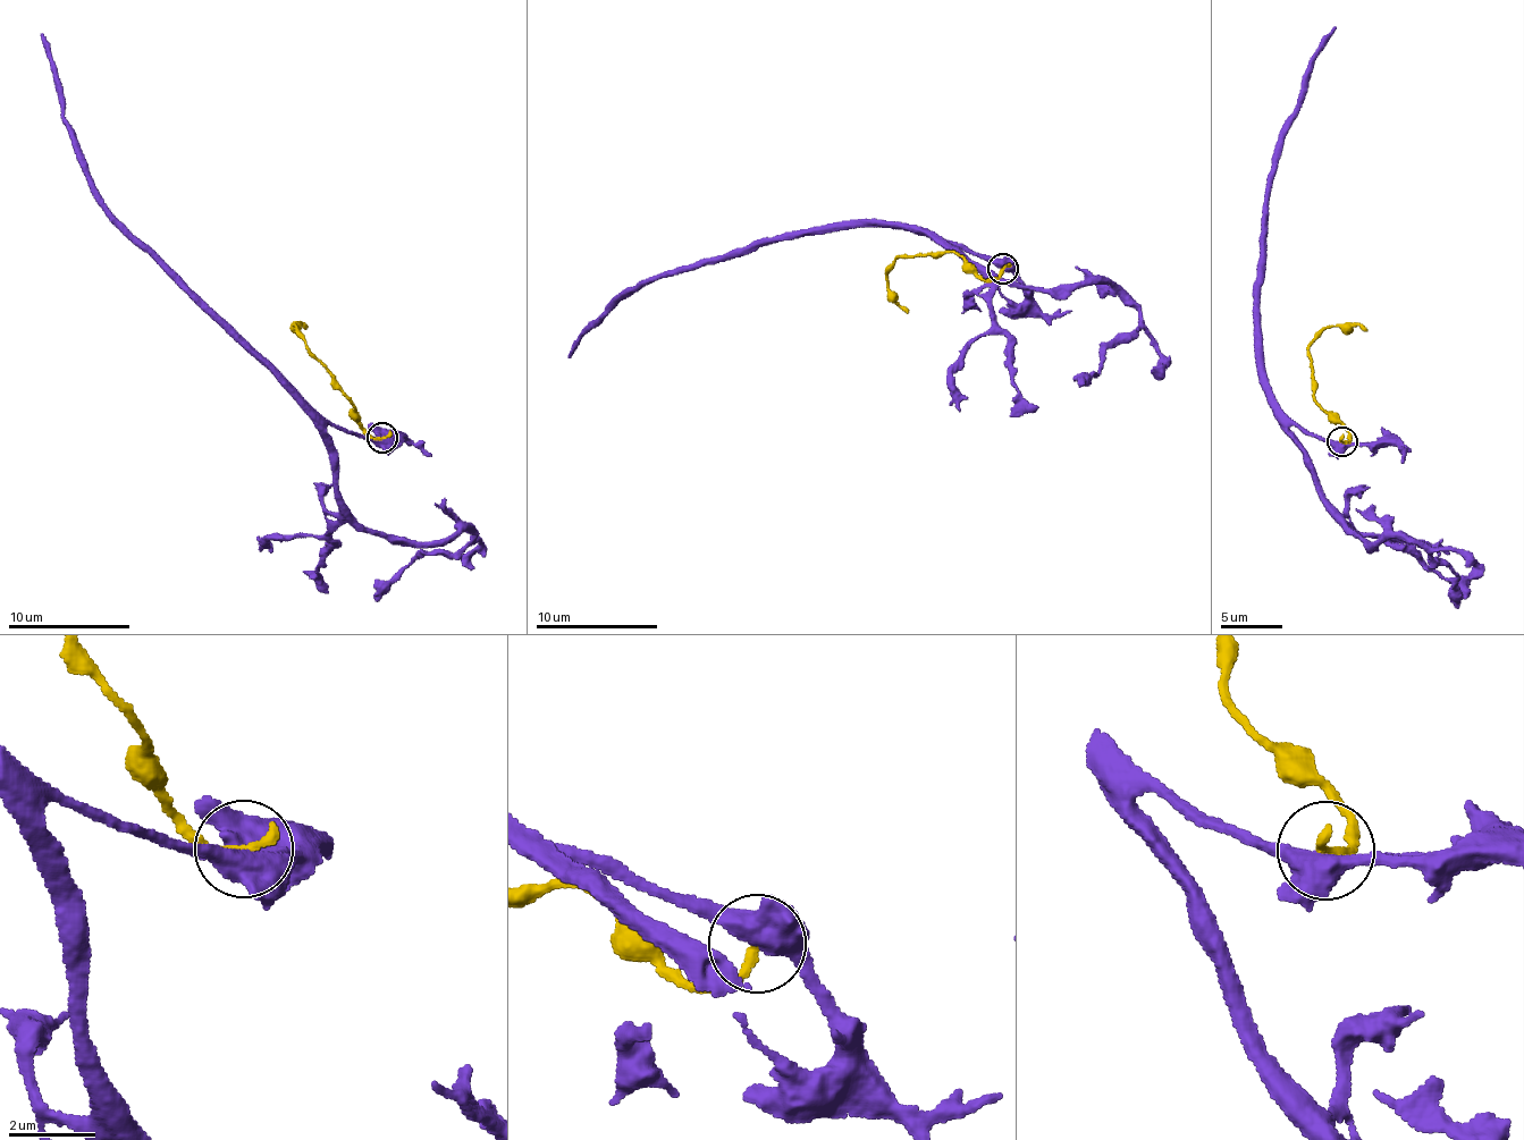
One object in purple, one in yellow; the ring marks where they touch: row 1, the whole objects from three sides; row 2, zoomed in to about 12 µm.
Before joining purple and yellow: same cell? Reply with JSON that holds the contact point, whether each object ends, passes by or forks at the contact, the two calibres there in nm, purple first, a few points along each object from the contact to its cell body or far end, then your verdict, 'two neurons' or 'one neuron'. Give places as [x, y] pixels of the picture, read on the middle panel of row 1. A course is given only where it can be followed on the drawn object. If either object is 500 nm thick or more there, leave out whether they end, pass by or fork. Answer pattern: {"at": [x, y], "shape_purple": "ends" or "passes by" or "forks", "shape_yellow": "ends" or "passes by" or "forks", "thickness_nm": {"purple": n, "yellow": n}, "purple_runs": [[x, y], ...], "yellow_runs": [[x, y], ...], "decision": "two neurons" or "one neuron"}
{"at": [1003, 268], "thickness_nm": {"purple": 500, "yellow": 280}, "purple_runs": [[1003, 269], [890, 226], [817, 228], [701, 260], [615, 300], [584, 328], [569, 357]], "yellow_runs": [[1003, 269], [994, 278], [984, 278], [953, 253], [900, 254], [887, 276], [887, 290], [909, 312]], "decision": "two neurons"}

